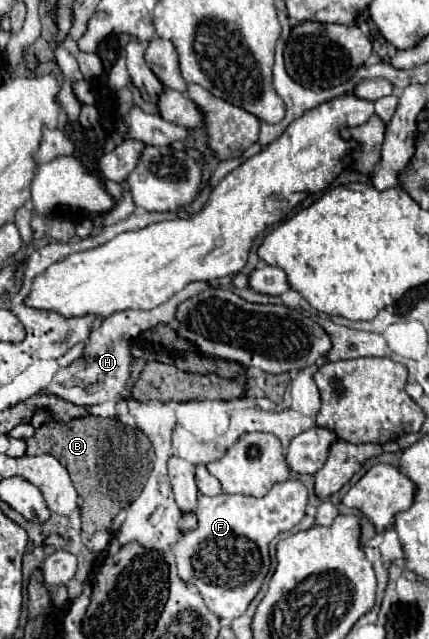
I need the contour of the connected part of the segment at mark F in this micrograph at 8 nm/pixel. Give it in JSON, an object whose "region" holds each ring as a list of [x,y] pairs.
{"region":[[[299,480],[277,482],[263,498],[243,494],[199,494],[195,508],[197,528],[181,532],[181,538],[173,544],[179,578],[185,584],[197,586],[207,608],[217,618],[225,622],[239,618],[269,572],[269,542],[277,534],[289,532],[297,526],[305,516],[305,508],[307,488]]]}

